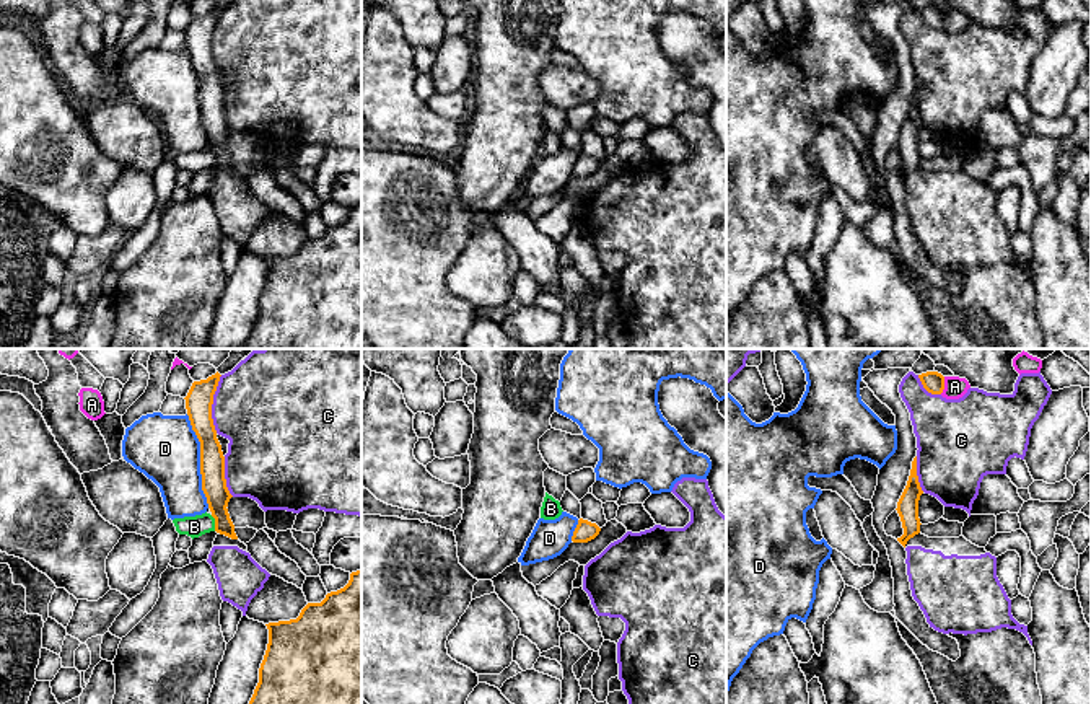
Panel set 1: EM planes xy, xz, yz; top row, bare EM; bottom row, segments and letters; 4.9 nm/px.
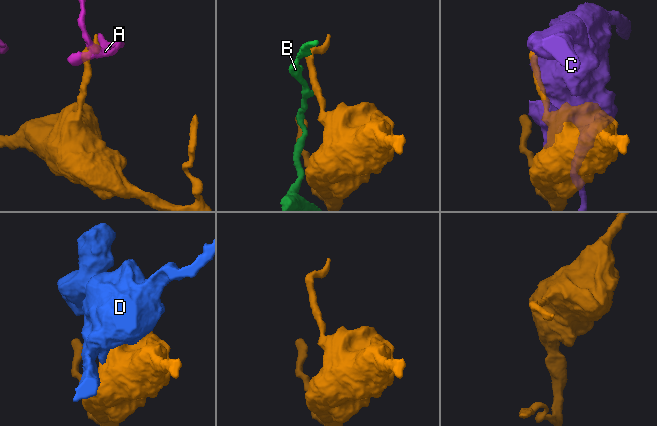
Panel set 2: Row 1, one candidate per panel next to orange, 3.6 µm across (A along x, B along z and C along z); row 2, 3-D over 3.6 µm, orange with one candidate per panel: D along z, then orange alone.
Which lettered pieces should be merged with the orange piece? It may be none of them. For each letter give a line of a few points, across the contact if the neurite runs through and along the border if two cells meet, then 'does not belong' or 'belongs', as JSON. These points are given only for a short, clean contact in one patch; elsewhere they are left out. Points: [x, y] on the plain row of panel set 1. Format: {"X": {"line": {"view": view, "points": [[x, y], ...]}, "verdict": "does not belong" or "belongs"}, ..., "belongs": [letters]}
{"A": {"line": {"view": "yz", "points": [[945, 12], [945, 22], [940, 28]]}, "verdict": "does not belong"}, "B": {"line": {"view": "xy", "points": [[210, 150], [215, 165]]}, "verdict": "does not belong"}, "C": {"verdict": "does not belong"}, "D": {"verdict": "does not belong"}, "belongs": []}

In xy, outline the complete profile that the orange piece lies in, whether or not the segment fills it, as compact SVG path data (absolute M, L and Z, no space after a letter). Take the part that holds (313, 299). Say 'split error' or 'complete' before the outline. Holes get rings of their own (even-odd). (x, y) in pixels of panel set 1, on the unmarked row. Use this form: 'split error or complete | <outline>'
complete | M361 204L350 209L348 218L326 230L321 238L308 238L296 254L265 259L269 279L259 303L259 318L249 339L231 349L361 349Z

